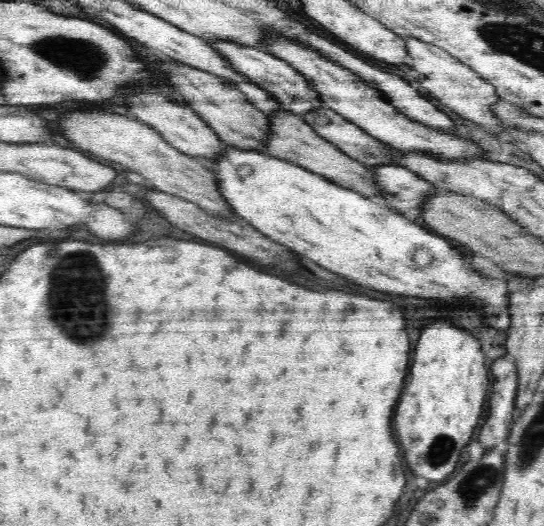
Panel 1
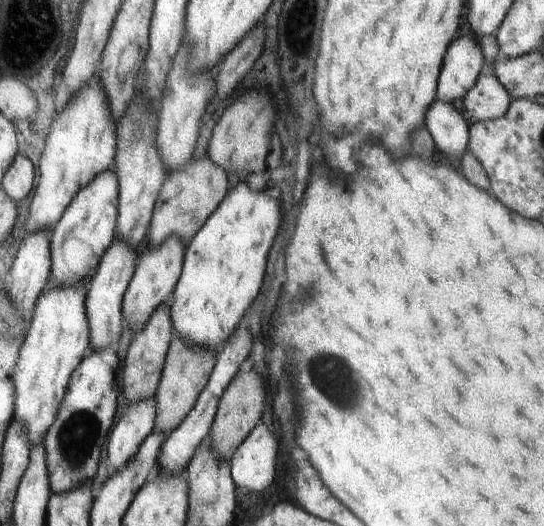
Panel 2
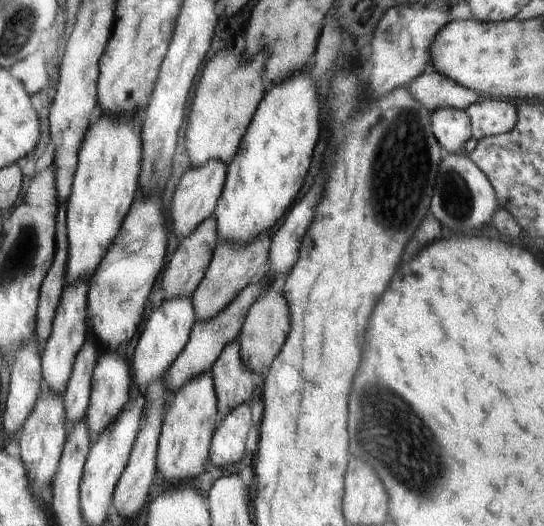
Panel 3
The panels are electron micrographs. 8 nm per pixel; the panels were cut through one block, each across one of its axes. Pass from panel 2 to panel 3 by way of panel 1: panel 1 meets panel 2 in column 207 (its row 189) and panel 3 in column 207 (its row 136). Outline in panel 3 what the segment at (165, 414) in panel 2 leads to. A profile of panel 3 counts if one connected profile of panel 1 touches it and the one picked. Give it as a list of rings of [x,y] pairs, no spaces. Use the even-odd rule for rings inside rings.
[[[261,235],[253,243],[244,247],[231,247],[223,241],[218,242],[206,274],[191,296],[195,320],[202,322],[212,320],[229,305],[231,300],[235,299],[241,290],[244,290],[252,282],[252,279],[264,274],[267,270],[268,253],[269,239],[267,235]]]

